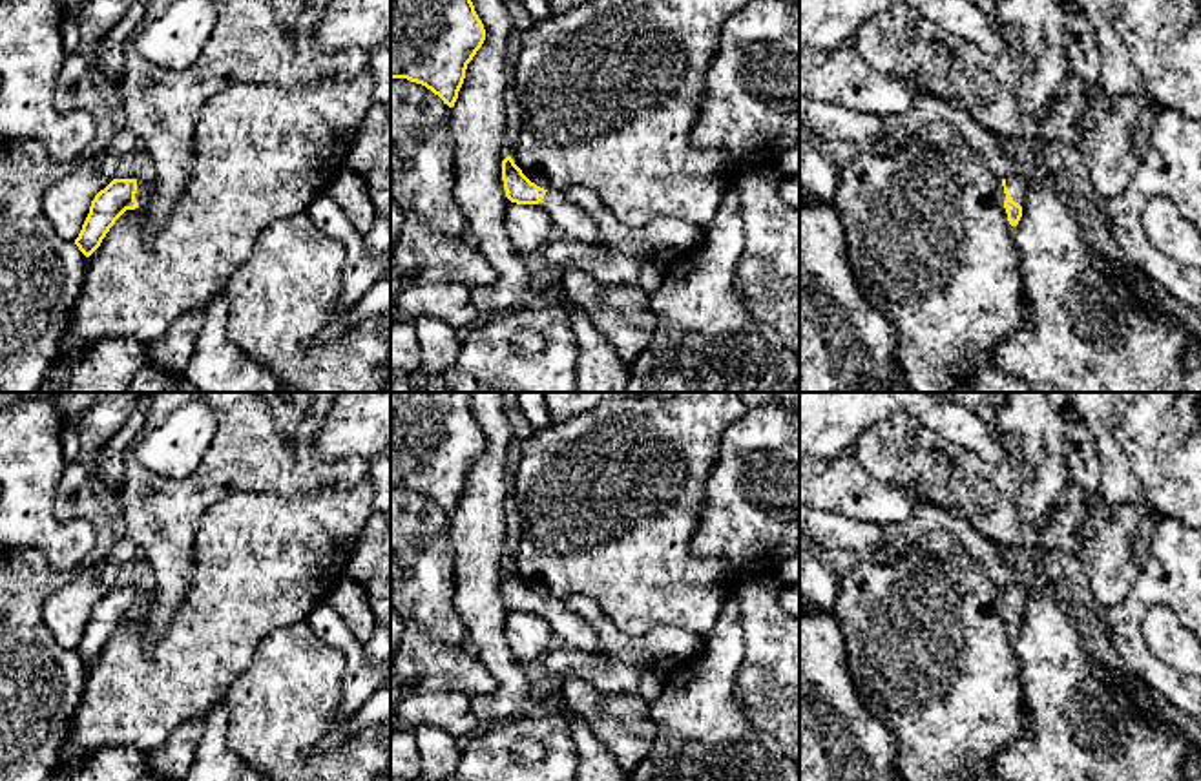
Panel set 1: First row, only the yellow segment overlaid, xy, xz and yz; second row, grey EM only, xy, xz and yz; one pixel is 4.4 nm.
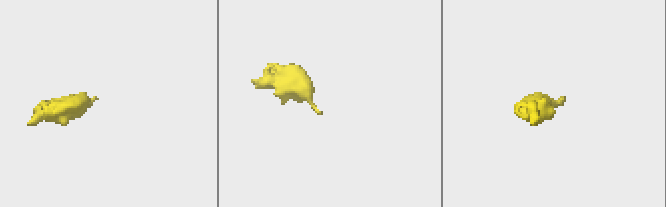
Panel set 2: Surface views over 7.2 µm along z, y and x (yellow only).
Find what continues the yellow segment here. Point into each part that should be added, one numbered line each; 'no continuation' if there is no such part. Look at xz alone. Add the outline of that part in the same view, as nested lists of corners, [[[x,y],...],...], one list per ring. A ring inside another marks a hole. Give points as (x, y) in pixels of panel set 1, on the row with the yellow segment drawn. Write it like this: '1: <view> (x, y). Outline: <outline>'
1: xz (572, 219). Outline: [[[548,190],[538,206],[568,234],[568,239],[604,246],[599,224],[582,208],[571,204],[562,192]]]

